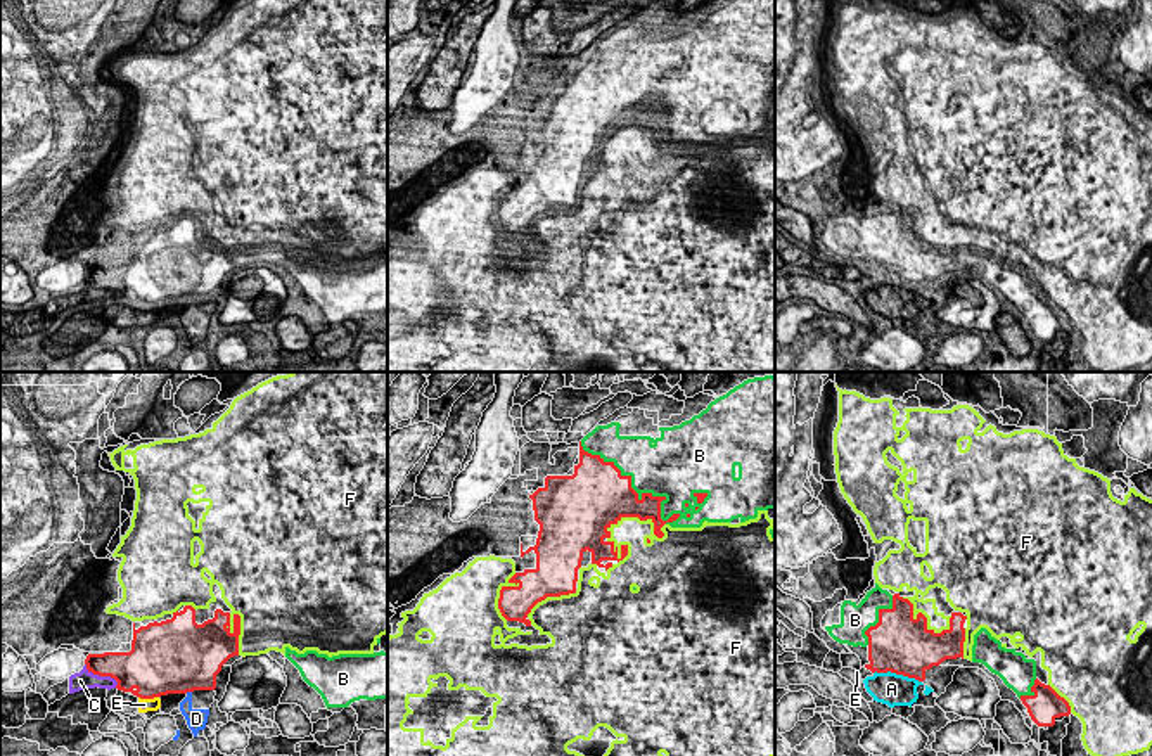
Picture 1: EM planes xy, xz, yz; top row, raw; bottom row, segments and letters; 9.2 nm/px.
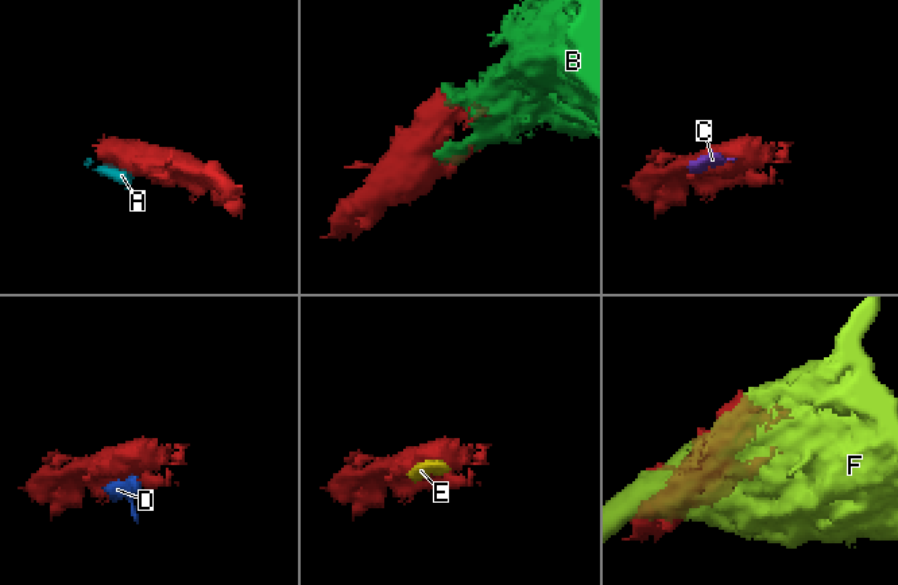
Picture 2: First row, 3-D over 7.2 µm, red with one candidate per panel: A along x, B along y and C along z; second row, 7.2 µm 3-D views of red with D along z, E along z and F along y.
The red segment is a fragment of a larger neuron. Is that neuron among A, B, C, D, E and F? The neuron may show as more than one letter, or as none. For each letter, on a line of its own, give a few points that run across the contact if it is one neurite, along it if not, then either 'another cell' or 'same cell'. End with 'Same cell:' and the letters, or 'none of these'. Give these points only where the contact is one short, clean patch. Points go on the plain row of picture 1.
A: another cell
B: same cell
C: another cell
D: another cell
E: another cell
F: another cell
Same cell: B

